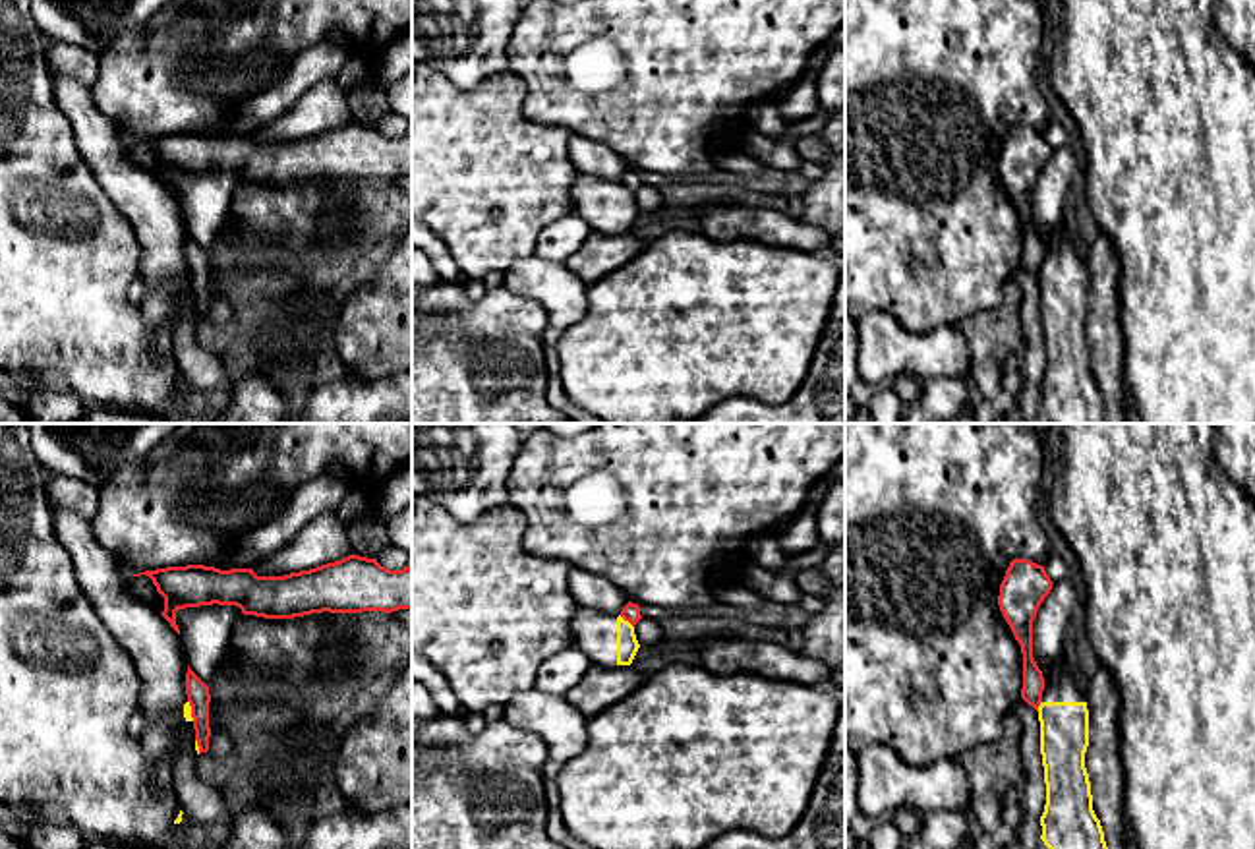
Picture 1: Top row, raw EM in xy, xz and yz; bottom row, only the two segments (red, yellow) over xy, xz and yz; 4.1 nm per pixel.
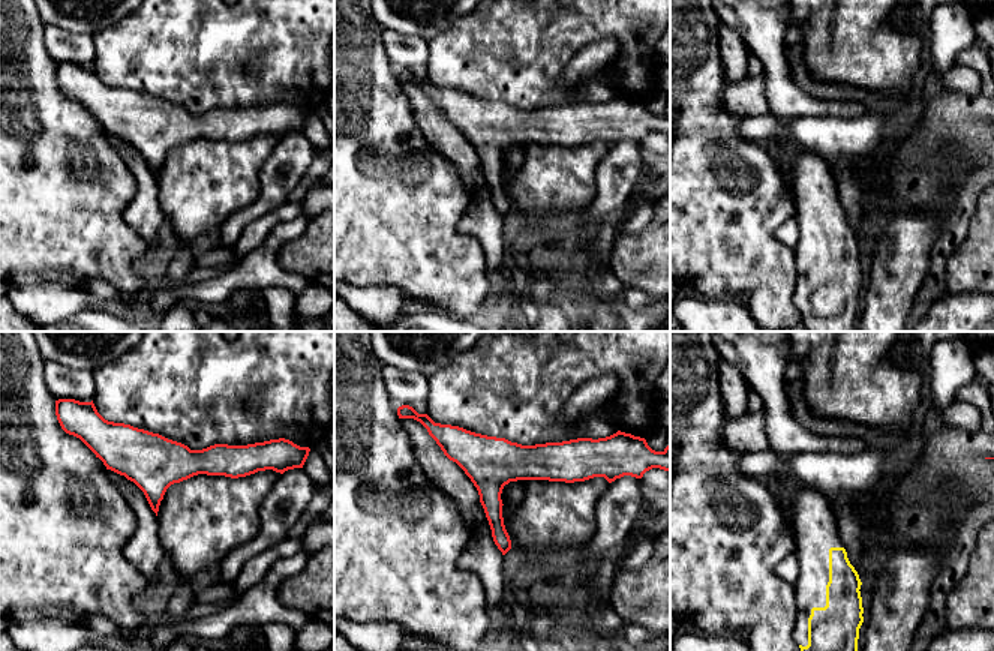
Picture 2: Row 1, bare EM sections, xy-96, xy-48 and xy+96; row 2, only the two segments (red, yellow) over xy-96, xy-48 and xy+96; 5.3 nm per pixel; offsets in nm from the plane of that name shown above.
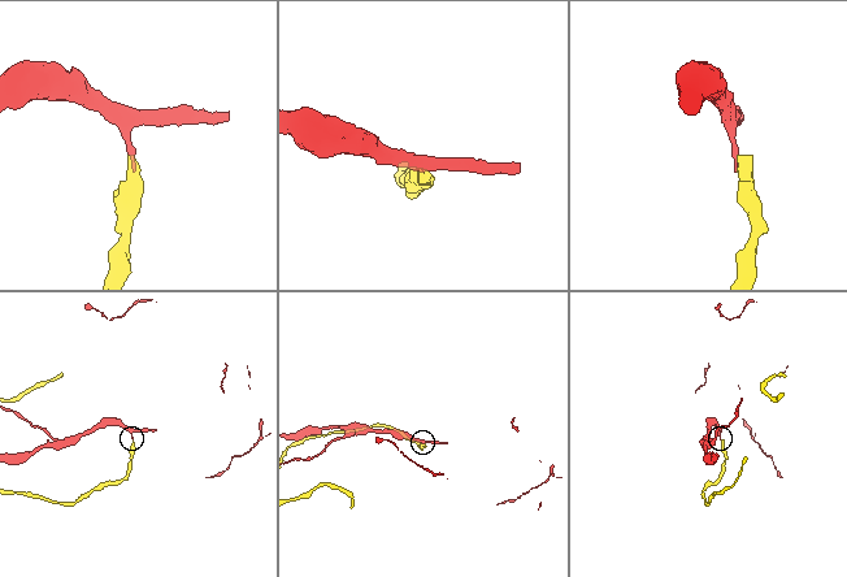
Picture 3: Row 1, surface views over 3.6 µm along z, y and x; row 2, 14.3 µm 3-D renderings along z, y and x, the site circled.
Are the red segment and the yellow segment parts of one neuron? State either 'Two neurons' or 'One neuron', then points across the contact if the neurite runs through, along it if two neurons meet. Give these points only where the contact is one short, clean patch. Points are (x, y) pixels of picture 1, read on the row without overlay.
Two neurons. Boundary: xz (619, 182), (633, 194)

